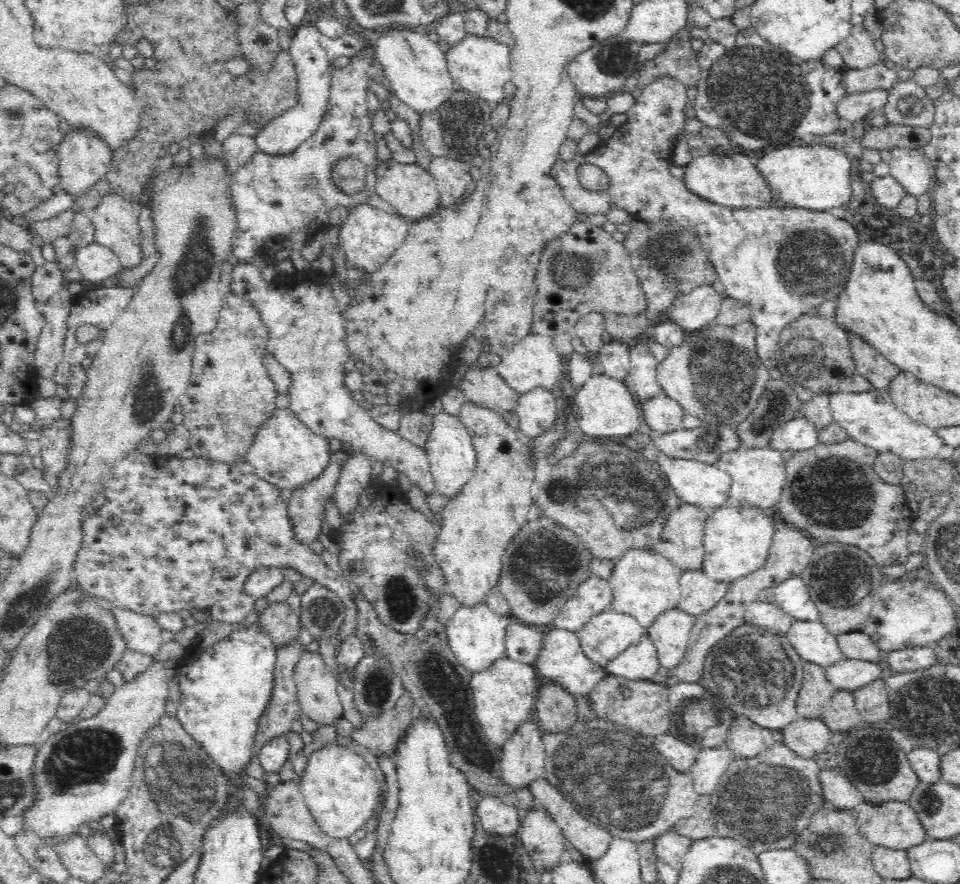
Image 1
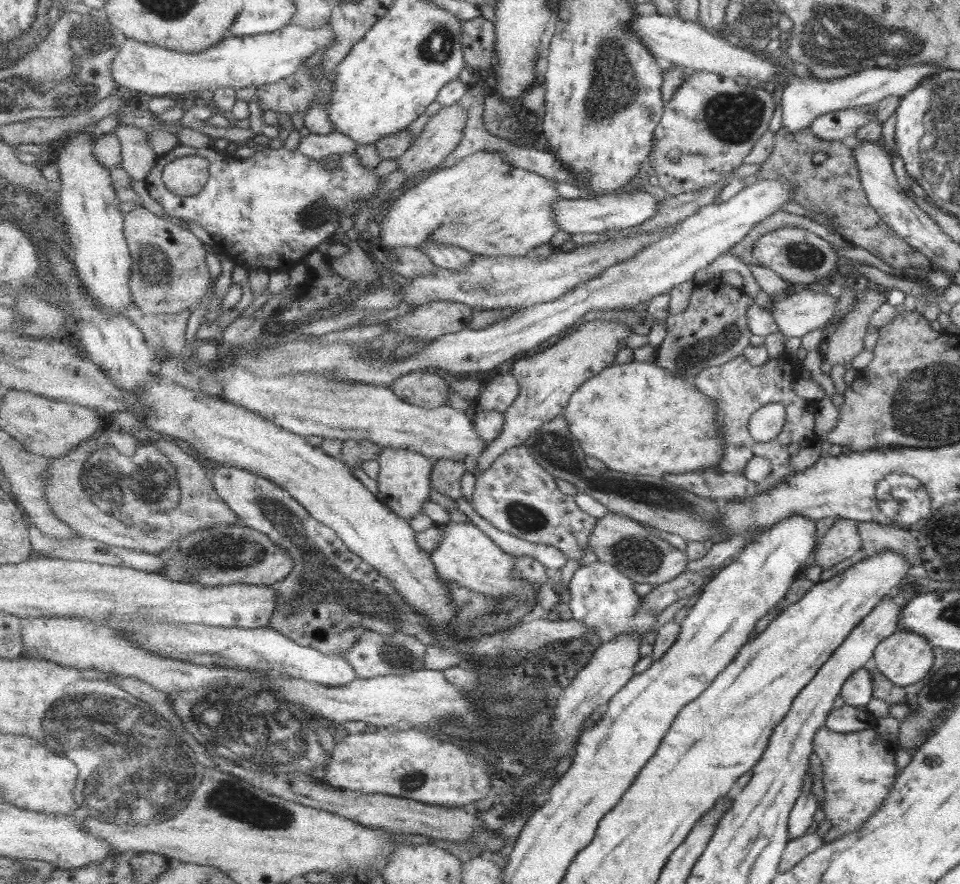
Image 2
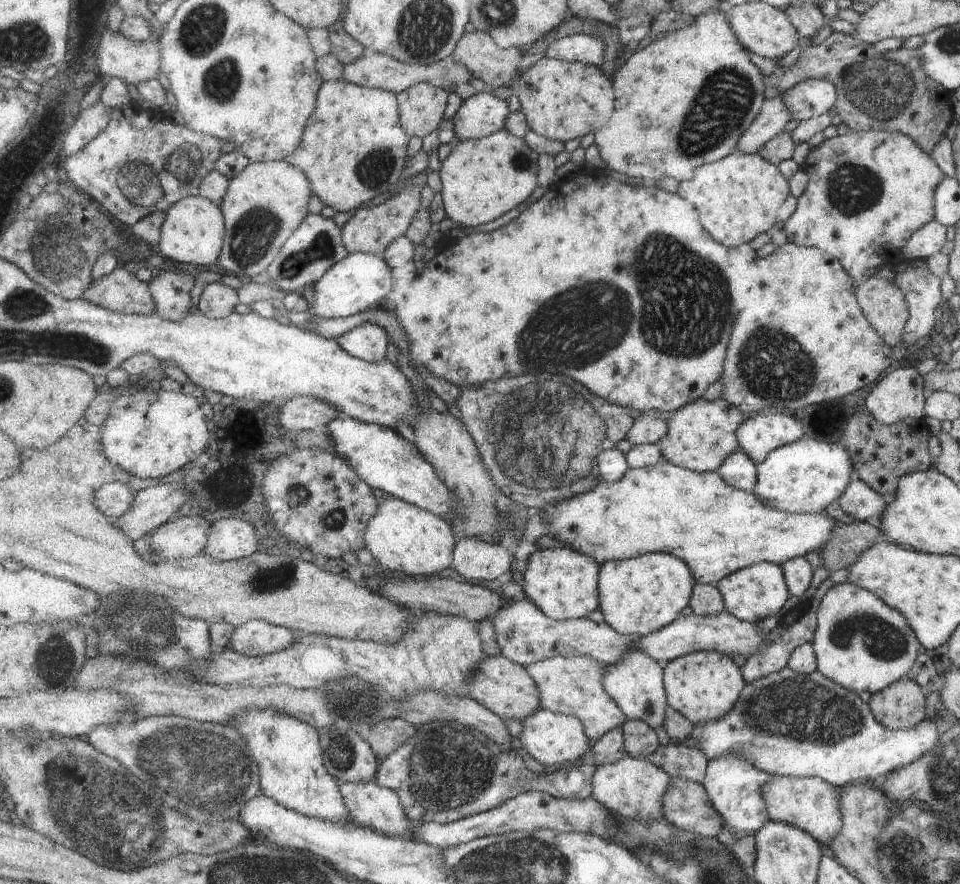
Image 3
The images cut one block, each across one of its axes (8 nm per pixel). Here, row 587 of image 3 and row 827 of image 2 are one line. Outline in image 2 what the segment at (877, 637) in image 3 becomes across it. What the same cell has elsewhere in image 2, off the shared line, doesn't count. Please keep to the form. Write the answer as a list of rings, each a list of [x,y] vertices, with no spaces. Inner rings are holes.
[[[824,724],[814,733],[813,752],[820,757],[824,768],[822,781],[825,792],[822,811],[826,813],[826,823],[823,839],[826,843],[833,842],[845,834],[859,830],[861,824],[881,808],[888,791],[896,783],[900,770],[896,766],[895,752],[878,736],[874,726],[858,732],[842,733],[830,730]]]

